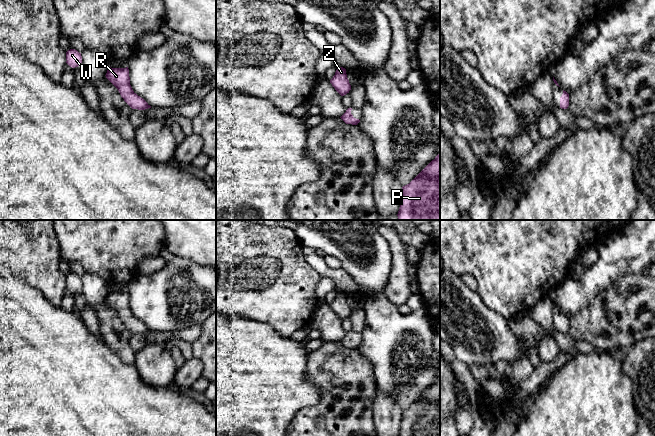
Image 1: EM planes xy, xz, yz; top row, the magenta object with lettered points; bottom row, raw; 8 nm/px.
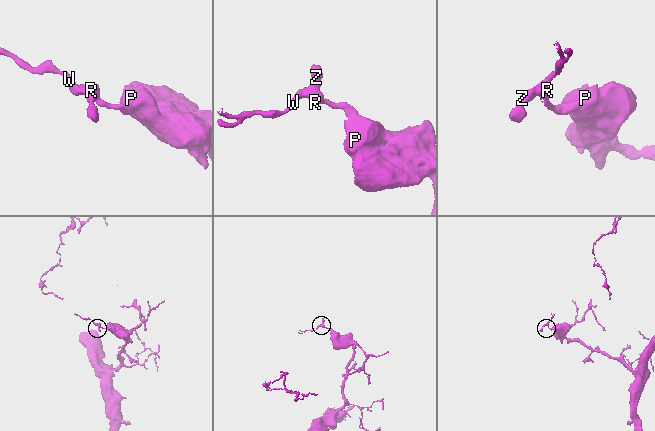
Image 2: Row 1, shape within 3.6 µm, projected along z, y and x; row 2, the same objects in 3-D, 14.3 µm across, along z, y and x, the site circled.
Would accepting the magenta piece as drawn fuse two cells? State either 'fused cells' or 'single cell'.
single cell

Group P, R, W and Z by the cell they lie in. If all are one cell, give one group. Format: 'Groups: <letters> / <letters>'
Groups: P R W Z

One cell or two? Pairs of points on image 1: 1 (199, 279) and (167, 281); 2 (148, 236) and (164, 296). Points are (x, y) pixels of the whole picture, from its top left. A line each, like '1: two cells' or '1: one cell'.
1: one cell
2: two cells

